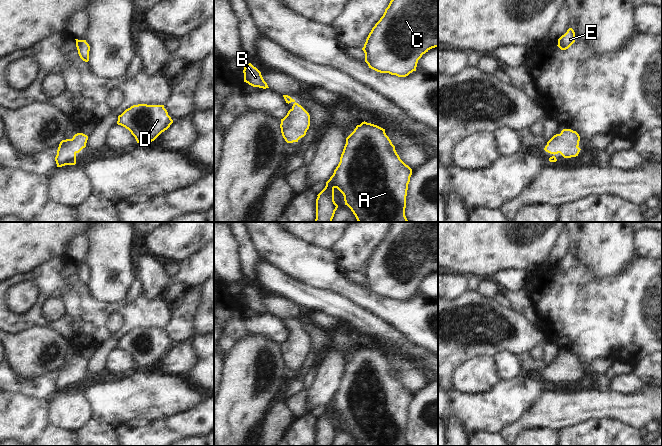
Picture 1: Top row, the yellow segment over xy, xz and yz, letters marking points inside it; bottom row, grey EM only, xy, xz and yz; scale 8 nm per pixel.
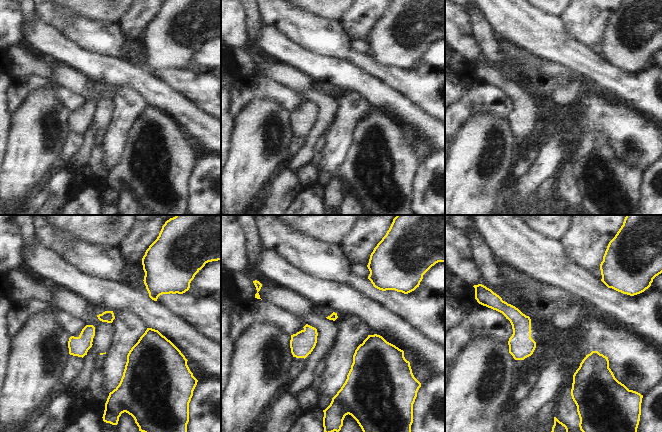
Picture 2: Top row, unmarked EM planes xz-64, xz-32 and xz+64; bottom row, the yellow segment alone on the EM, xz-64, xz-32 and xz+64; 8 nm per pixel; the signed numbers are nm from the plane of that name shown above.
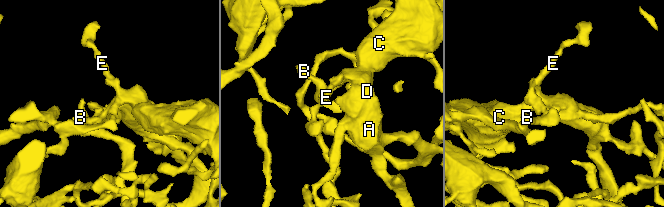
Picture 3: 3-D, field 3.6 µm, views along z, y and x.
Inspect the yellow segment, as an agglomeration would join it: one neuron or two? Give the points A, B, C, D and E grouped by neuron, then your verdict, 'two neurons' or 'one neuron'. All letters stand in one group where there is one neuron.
A B C D E | one neuron

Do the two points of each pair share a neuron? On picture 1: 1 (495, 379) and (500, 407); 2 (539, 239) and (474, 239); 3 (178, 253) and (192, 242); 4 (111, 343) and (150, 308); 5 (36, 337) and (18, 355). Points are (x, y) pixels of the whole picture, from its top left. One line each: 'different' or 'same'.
1: different
2: same
3: same
4: different
5: same

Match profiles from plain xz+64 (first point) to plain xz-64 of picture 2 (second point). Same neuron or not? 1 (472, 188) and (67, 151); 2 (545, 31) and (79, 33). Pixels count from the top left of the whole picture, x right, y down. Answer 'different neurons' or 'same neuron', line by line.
1: different neurons
2: same neuron

